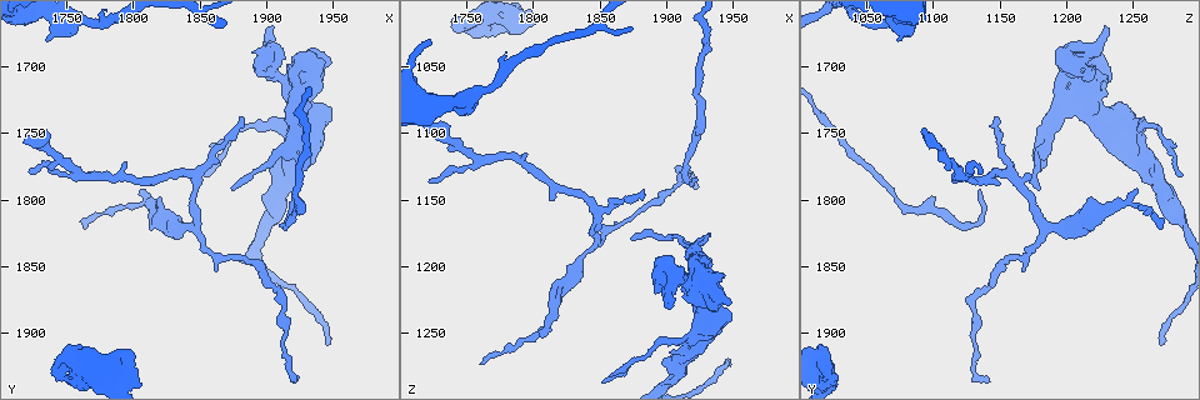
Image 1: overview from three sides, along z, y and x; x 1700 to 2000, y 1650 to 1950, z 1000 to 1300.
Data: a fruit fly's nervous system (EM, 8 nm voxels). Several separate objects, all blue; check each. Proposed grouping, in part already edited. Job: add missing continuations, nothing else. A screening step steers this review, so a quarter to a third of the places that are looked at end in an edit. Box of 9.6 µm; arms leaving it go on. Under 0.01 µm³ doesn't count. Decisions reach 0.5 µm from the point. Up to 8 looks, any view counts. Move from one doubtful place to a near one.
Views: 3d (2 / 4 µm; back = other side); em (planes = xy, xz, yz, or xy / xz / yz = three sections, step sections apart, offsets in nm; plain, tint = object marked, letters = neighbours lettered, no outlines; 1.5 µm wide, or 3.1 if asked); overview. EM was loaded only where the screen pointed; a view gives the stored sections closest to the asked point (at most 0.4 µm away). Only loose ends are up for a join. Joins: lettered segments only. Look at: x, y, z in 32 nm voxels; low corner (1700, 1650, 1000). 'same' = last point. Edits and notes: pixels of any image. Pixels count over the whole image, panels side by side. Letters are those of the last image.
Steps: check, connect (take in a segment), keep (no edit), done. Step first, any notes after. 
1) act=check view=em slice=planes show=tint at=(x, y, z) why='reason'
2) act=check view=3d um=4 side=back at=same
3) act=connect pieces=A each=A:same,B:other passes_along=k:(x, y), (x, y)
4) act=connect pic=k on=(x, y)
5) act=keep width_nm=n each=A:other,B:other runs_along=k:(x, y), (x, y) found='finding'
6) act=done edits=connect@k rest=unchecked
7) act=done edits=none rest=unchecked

act=check view=3d um=2 at=(1852, 1780, 1286) why='thin end'

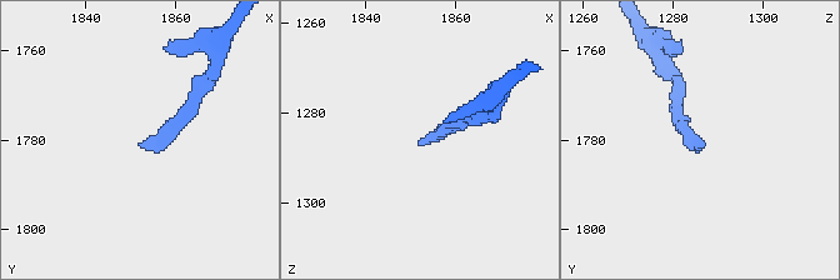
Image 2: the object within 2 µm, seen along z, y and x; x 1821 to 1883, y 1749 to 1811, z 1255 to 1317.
act=check view=em slice=planes show=letters at=(1852, 1781, 1286)

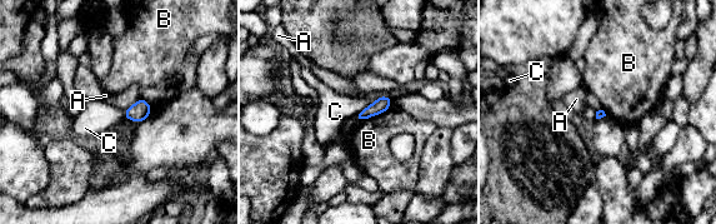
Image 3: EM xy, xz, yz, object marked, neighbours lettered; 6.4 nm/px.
act=keep each=A:other,B:other,C:other border=3:(370, 104), (355, 119) found='no lettered segment goes on from it'

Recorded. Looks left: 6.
act=check view=3d um=2 at=(1722, 1778, 1136) why='thin end'

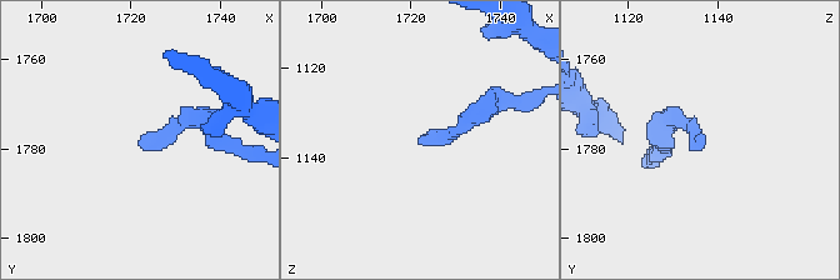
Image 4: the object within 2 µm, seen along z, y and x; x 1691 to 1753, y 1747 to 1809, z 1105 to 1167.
act=check view=em slice=xz step=4 show=letters at=(1722, 1779, 1136) why='now the EM'

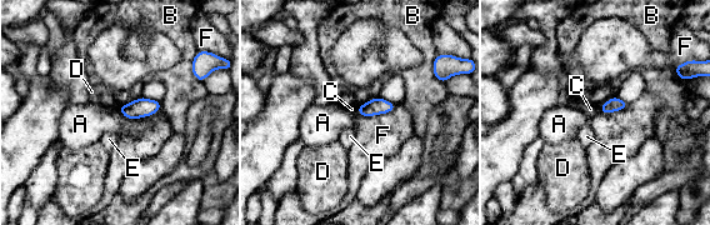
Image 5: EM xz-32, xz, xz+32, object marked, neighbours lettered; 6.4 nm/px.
act=check view=em slice=planes show=letters at=same why='another direction'

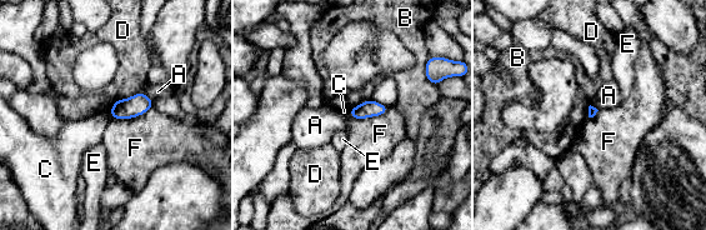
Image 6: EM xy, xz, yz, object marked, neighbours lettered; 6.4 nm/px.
act=keep each=A:other,B:other,C:other,D:other,E:other,F:other border=6:(139, 91), (143, 91), (154, 104) found='none of them fits'

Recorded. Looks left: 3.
act=check view=em slice=xy step=8 show=letters at=(1922, 1792, 1134) why='branch stops here'

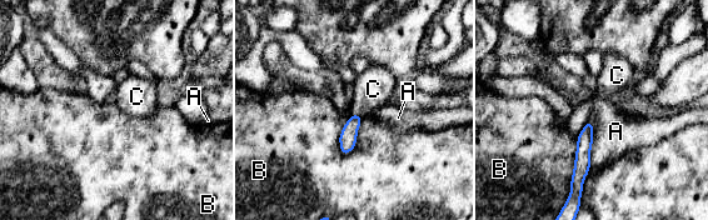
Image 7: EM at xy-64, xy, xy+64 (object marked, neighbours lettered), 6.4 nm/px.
act=connect pieces=C width_nm=70 each=A:other,B:other,C:same passes_along=7:(348, 136), (359, 115), (373, 89) found='it goes on there'

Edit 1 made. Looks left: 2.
act=done edits=connect@7 rest=unchecked

